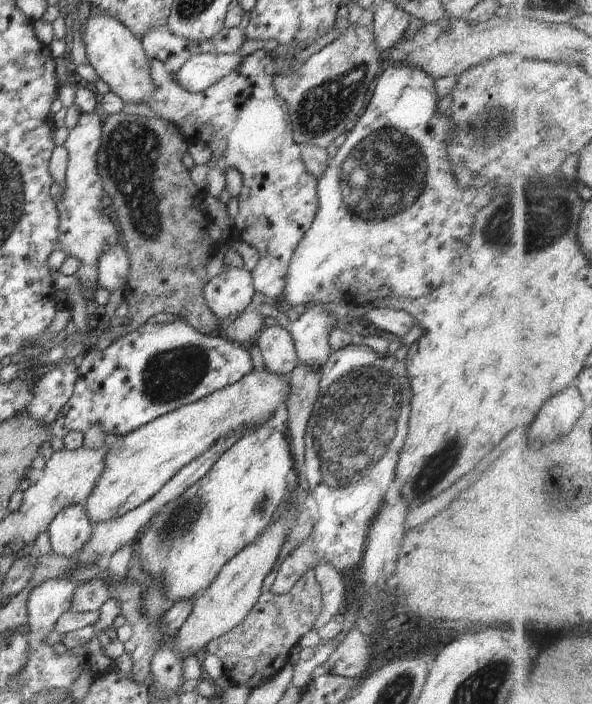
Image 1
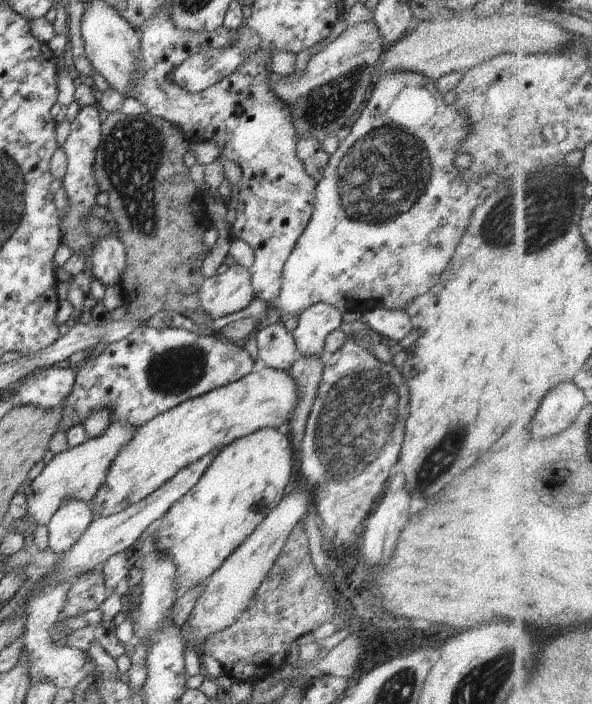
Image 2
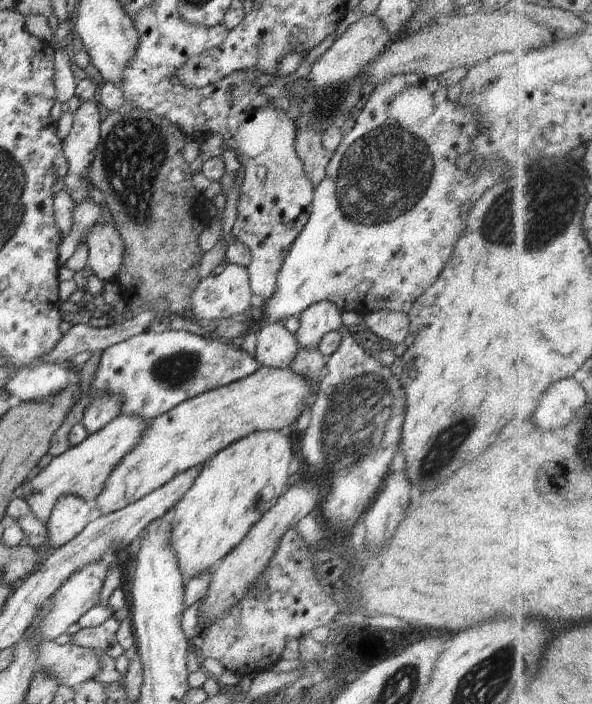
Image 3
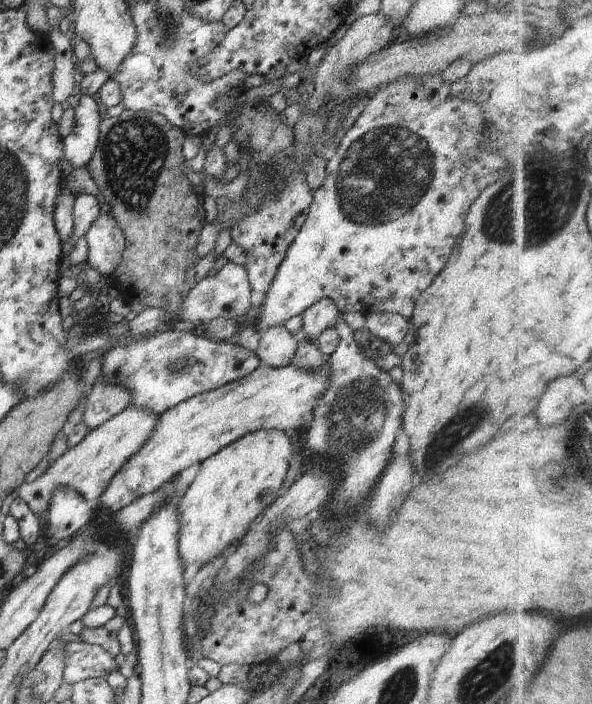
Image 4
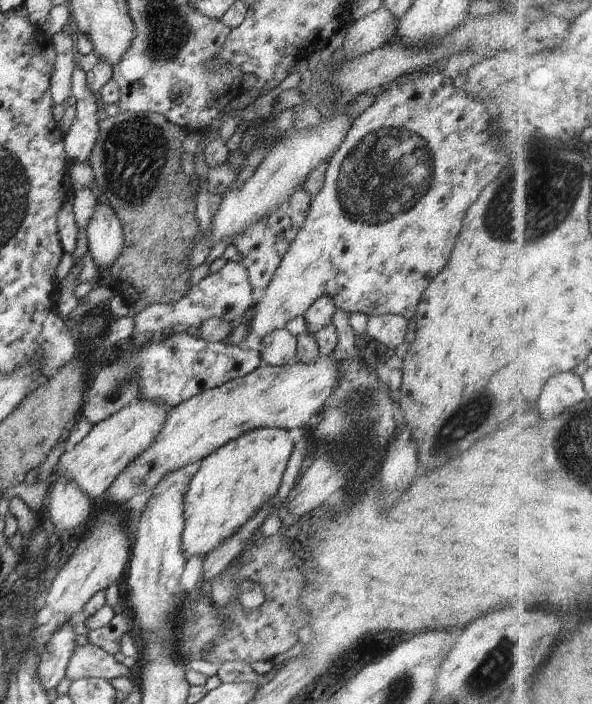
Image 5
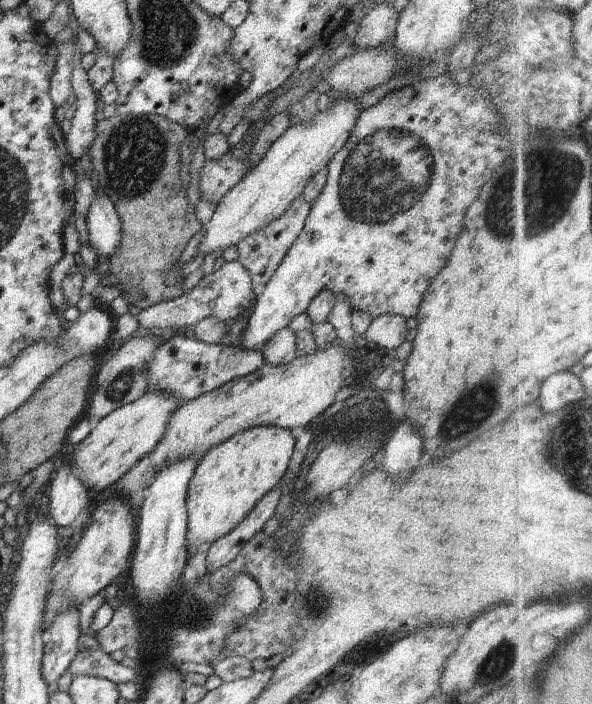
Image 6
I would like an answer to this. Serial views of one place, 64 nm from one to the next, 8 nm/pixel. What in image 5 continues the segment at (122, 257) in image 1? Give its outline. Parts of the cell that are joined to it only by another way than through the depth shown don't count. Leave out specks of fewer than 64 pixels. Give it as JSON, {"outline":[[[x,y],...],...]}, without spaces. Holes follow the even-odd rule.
{"outline":[[[97,203],[86,229],[87,245],[98,268],[110,268],[122,254],[124,234],[109,203]]]}

